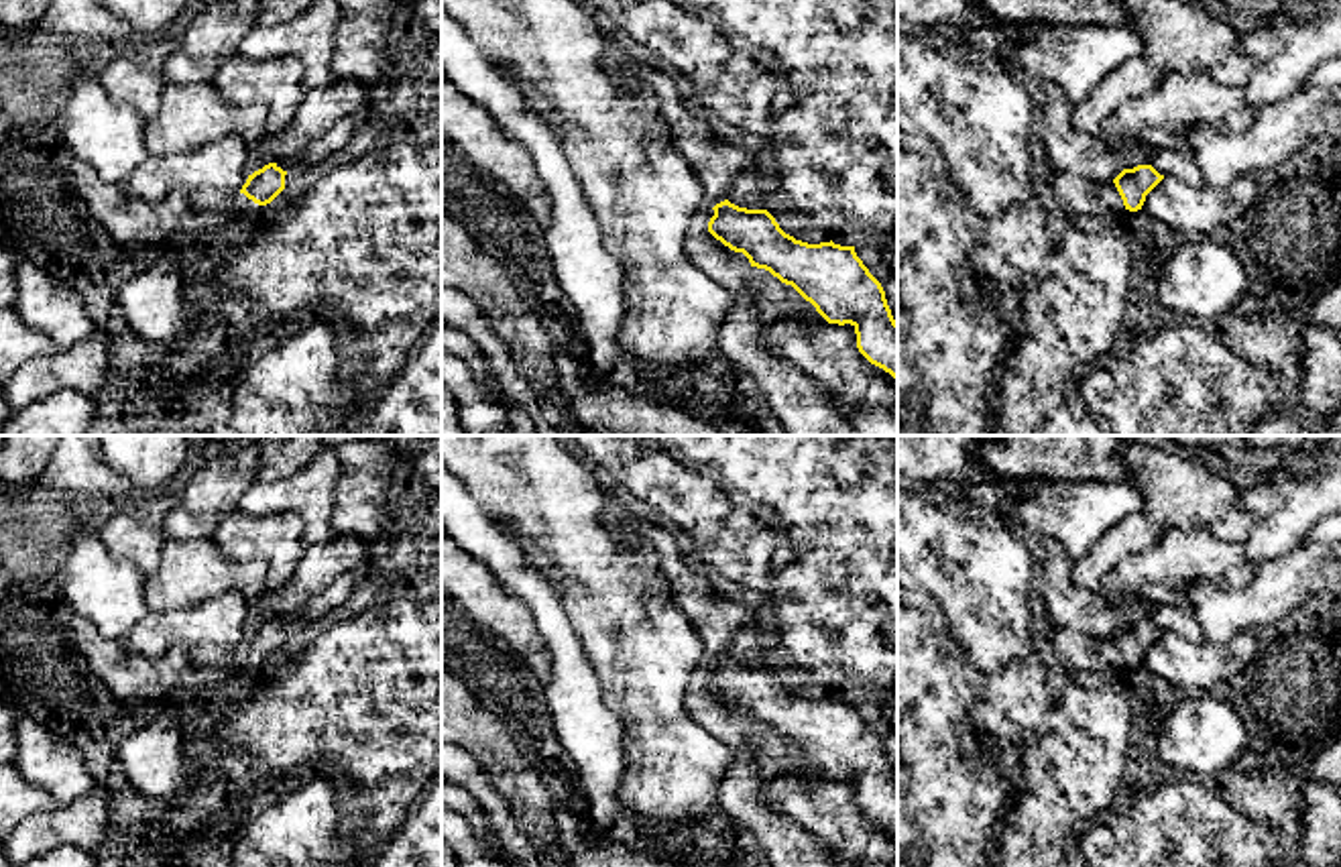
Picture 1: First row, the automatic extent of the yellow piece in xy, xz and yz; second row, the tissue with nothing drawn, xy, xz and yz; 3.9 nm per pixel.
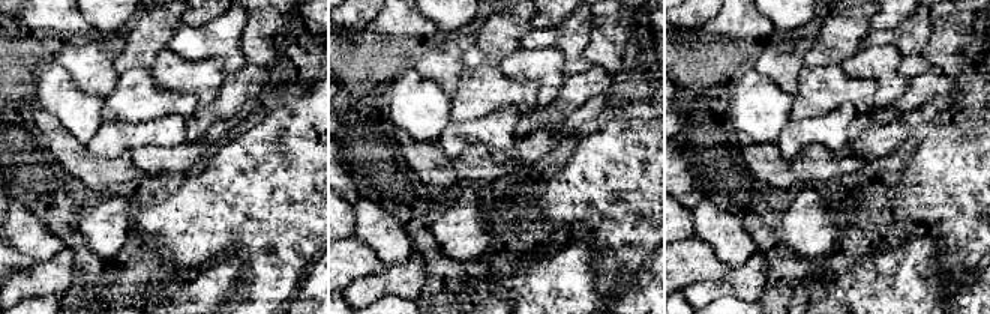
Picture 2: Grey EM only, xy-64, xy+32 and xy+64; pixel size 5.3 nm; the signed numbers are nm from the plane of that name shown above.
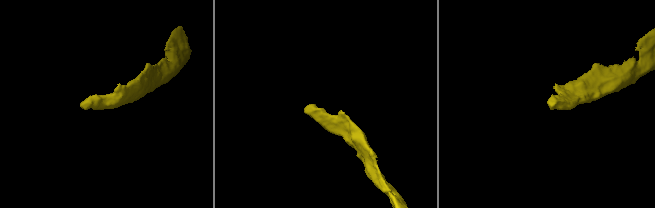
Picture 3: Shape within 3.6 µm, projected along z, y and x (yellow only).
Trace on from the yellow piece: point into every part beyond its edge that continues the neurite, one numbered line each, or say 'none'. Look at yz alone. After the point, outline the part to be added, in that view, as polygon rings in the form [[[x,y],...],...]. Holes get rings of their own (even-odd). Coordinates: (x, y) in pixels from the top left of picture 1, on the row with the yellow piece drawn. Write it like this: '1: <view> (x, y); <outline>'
1: yz (1087, 202); [[[1054,173],[1050,187],[1064,218],[1083,226],[1119,222],[1125,212],[1123,199],[1113,181],[1091,181]]]

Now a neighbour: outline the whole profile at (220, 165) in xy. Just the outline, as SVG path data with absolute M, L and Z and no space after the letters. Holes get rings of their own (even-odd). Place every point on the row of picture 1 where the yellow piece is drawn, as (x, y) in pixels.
M228 134L197 151L149 155L120 185L144 204L159 204L183 187L238 193L248 179L248 149L242 136Z

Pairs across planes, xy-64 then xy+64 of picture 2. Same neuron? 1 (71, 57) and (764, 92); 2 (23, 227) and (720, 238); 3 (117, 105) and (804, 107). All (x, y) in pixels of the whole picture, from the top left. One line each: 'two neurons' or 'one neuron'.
1: two neurons
2: one neuron
3: one neuron

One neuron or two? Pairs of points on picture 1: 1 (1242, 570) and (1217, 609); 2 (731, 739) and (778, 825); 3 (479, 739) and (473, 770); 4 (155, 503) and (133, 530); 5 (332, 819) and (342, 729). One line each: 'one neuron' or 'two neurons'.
1: two neurons
2: one neuron
3: two neurons
4: one neuron
5: two neurons

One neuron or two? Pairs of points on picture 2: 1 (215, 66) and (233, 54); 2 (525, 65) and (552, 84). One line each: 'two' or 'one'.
1: two
2: one

